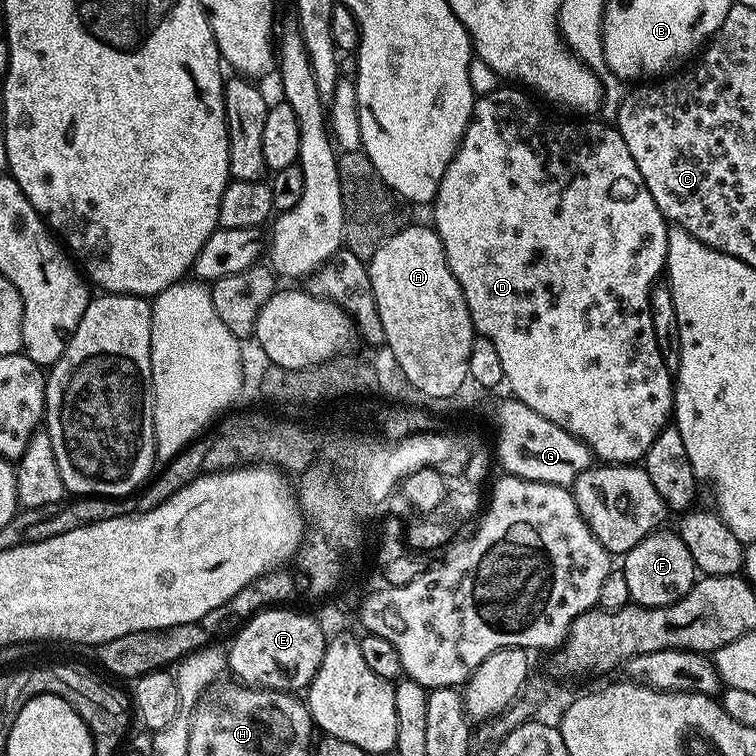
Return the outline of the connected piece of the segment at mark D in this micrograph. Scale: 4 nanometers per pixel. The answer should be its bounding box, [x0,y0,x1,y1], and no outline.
[432,88,674,465]

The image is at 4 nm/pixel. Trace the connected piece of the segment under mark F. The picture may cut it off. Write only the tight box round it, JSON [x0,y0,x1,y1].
[622,531,698,608]

